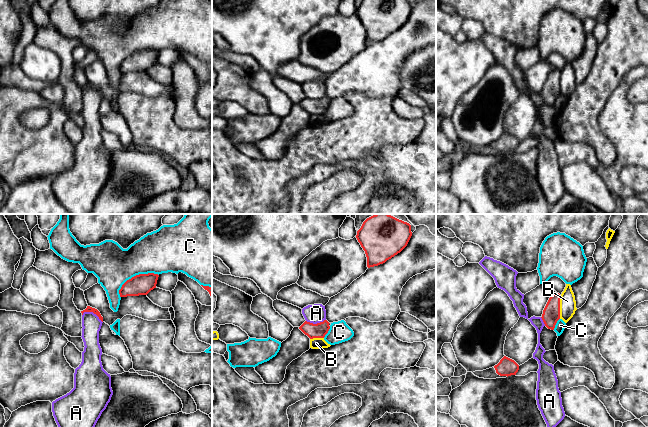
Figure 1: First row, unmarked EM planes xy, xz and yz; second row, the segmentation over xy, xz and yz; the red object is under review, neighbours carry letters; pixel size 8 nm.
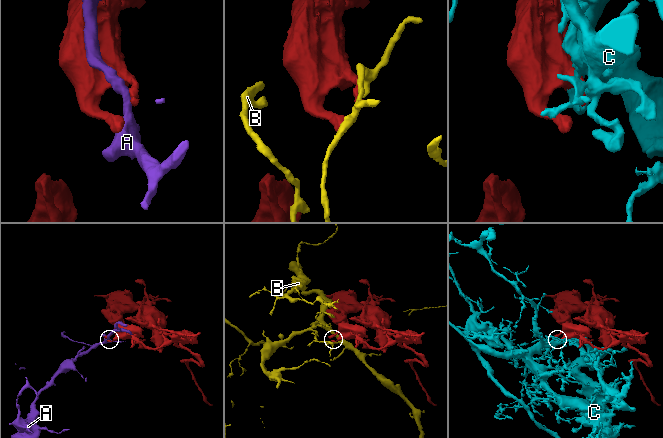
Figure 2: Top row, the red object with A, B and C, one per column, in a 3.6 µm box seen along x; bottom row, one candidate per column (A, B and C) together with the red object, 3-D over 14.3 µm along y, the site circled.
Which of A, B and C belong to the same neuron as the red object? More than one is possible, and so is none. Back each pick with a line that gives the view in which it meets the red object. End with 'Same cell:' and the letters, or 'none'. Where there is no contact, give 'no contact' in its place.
Same cell: none

